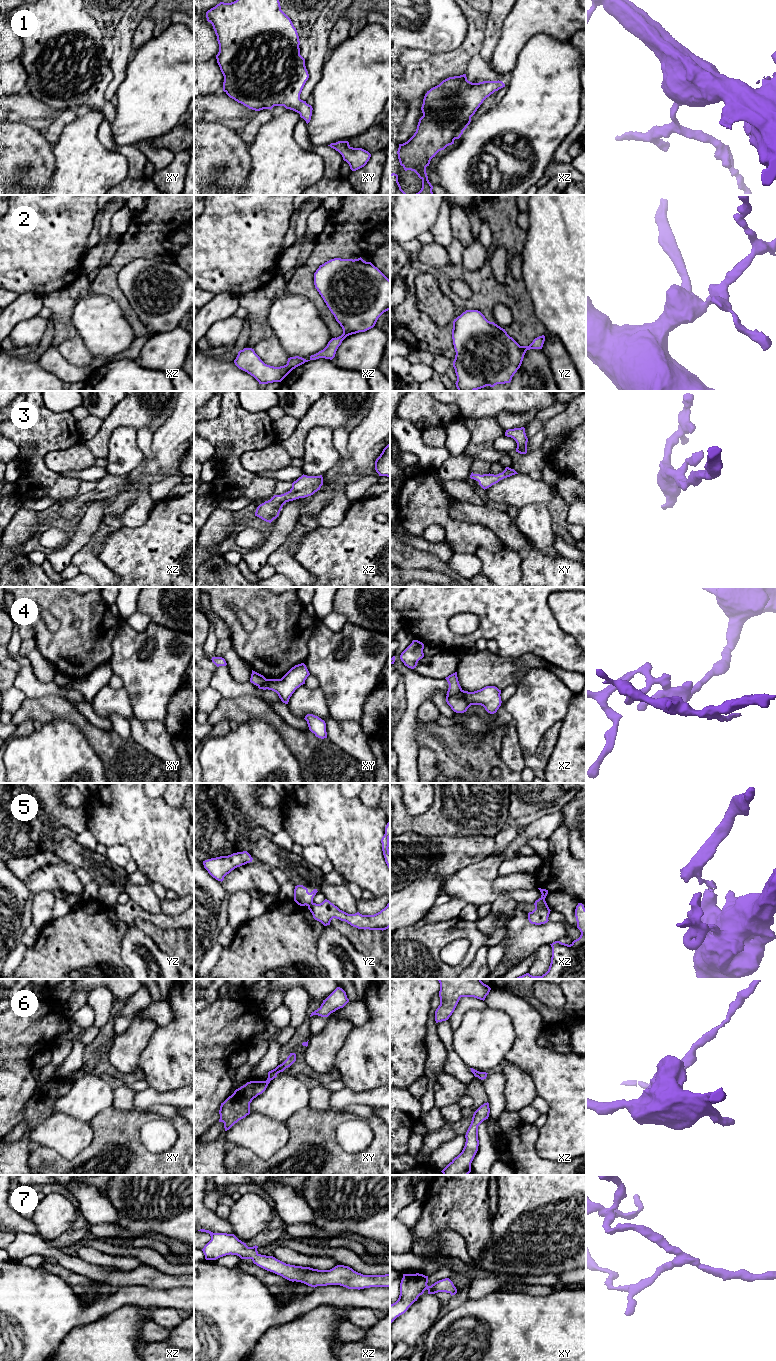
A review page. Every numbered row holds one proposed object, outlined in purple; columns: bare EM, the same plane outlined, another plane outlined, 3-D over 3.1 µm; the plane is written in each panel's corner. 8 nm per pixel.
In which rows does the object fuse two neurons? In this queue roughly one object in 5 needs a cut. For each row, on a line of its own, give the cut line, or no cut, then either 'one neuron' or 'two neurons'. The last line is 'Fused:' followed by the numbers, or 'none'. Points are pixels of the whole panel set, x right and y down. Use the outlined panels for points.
1: cut none; one neuron
2: cut none; one neuron
3: cut none; one neuron
4: cut xz (462, 690), (447, 696); two neurons
5: cut yz (312, 901), (308, 906); two neurons
6: cut none; one neuron
7: cut none; one neuron
Fused: 4, 5

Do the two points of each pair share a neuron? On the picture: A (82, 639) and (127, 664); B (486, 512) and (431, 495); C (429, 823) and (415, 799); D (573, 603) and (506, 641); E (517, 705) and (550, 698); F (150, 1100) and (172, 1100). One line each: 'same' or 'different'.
A: different
B: different
C: different
D: different
E: same
F: same

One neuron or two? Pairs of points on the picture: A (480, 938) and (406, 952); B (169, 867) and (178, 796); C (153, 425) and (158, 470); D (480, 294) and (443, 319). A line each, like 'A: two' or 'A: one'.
A: one
B: two
C: two
D: two

